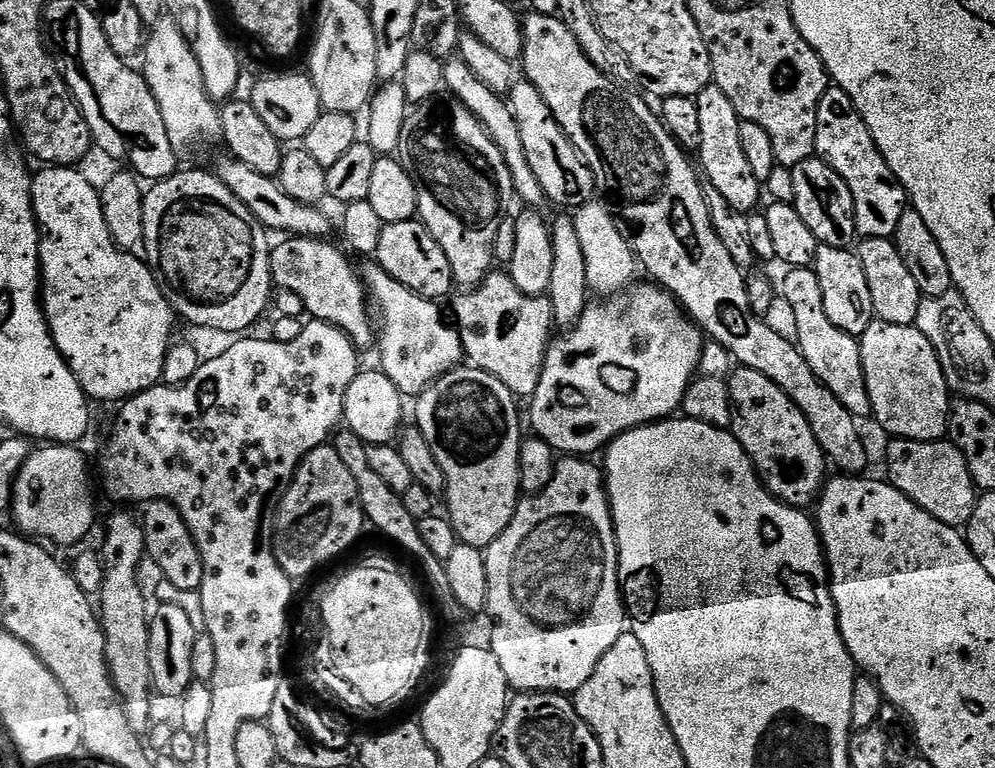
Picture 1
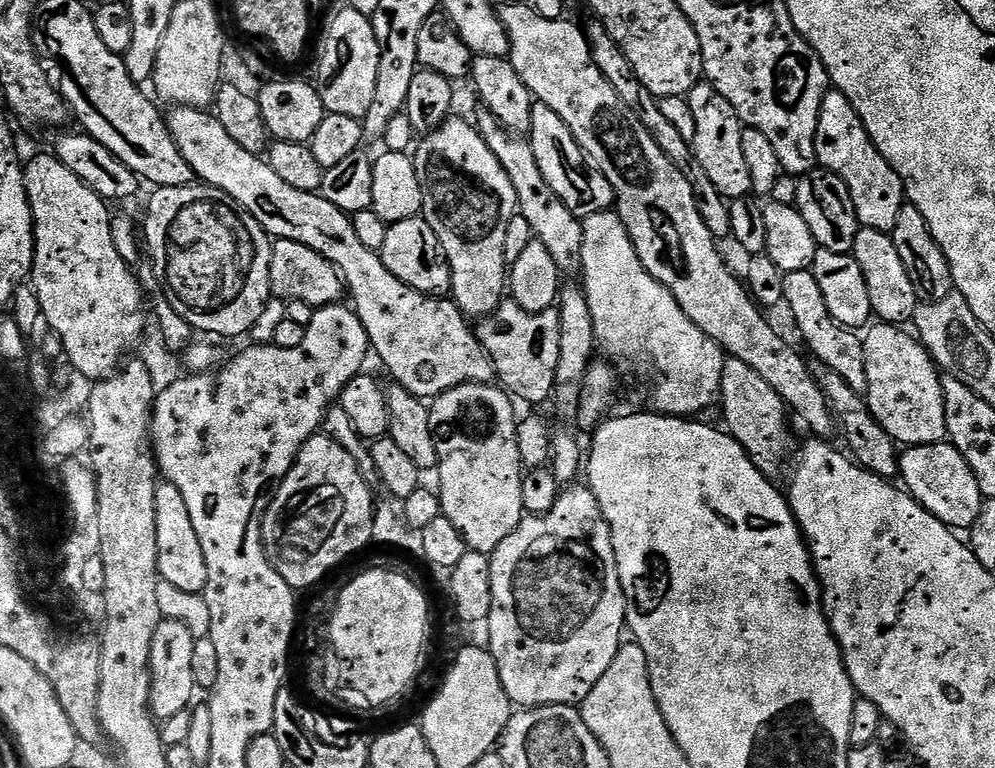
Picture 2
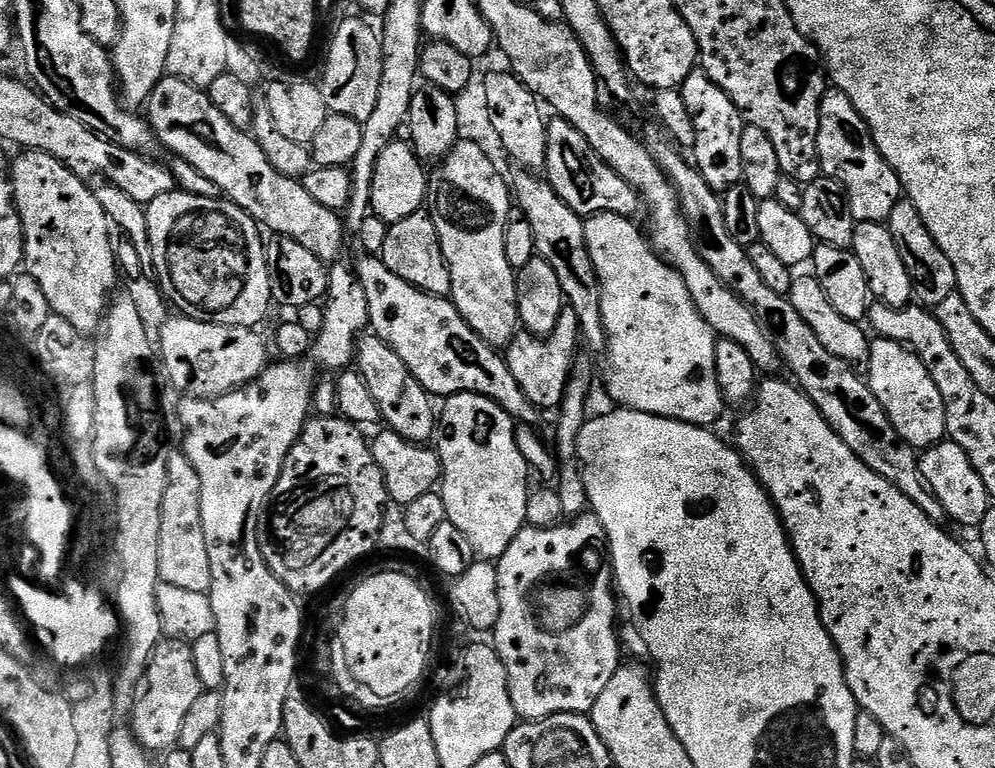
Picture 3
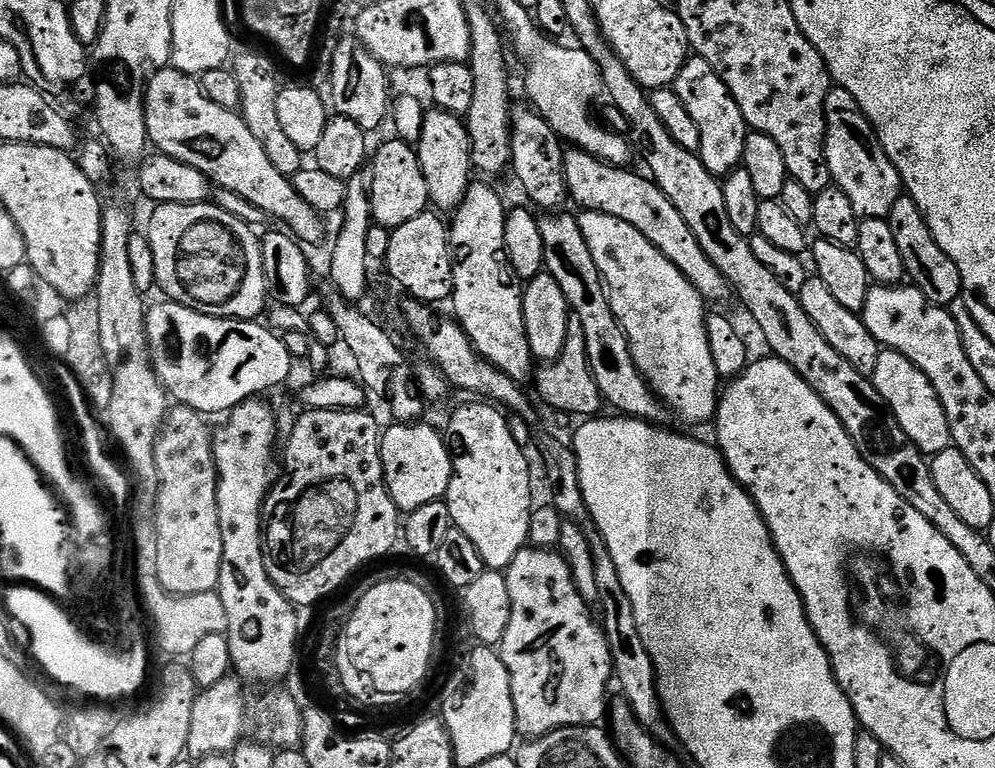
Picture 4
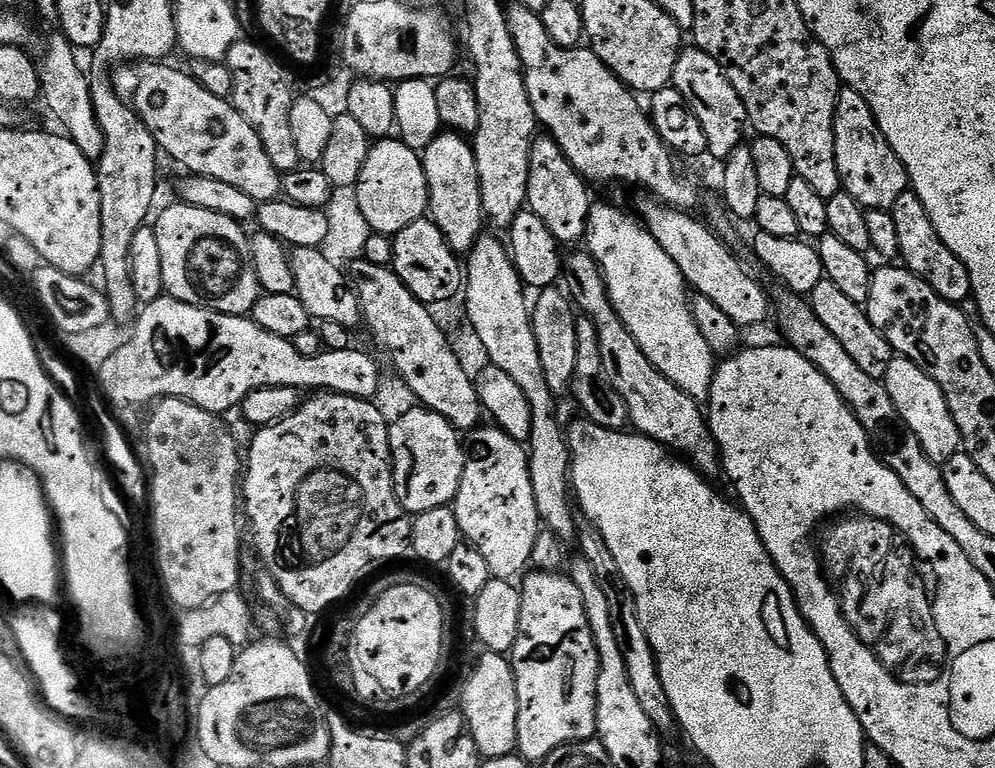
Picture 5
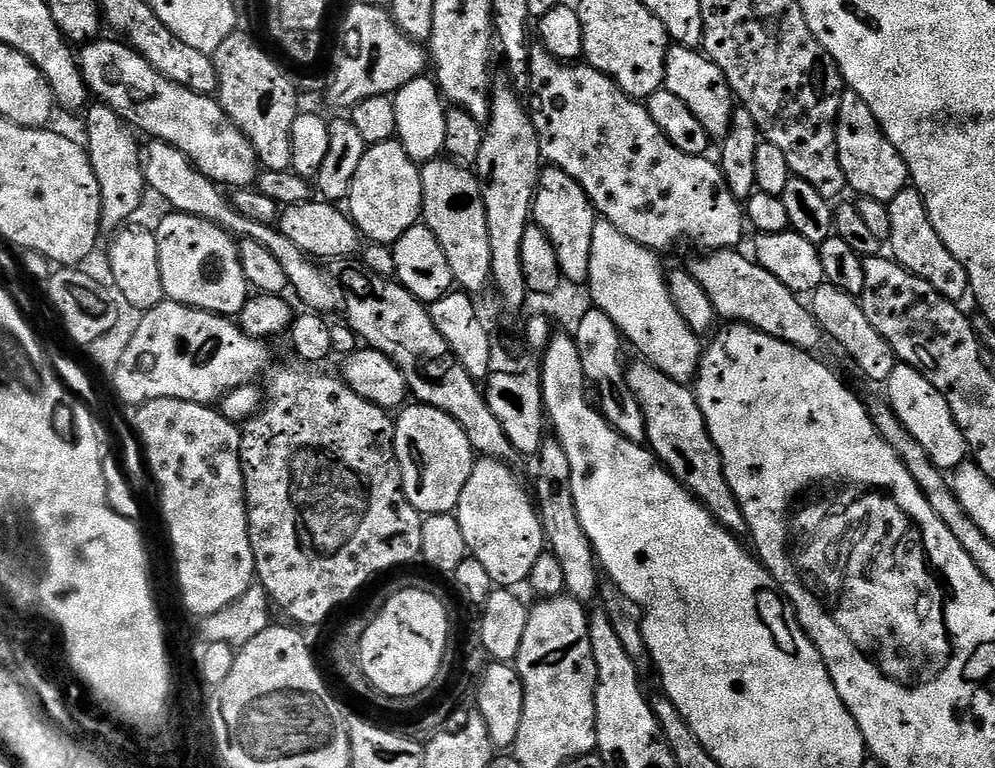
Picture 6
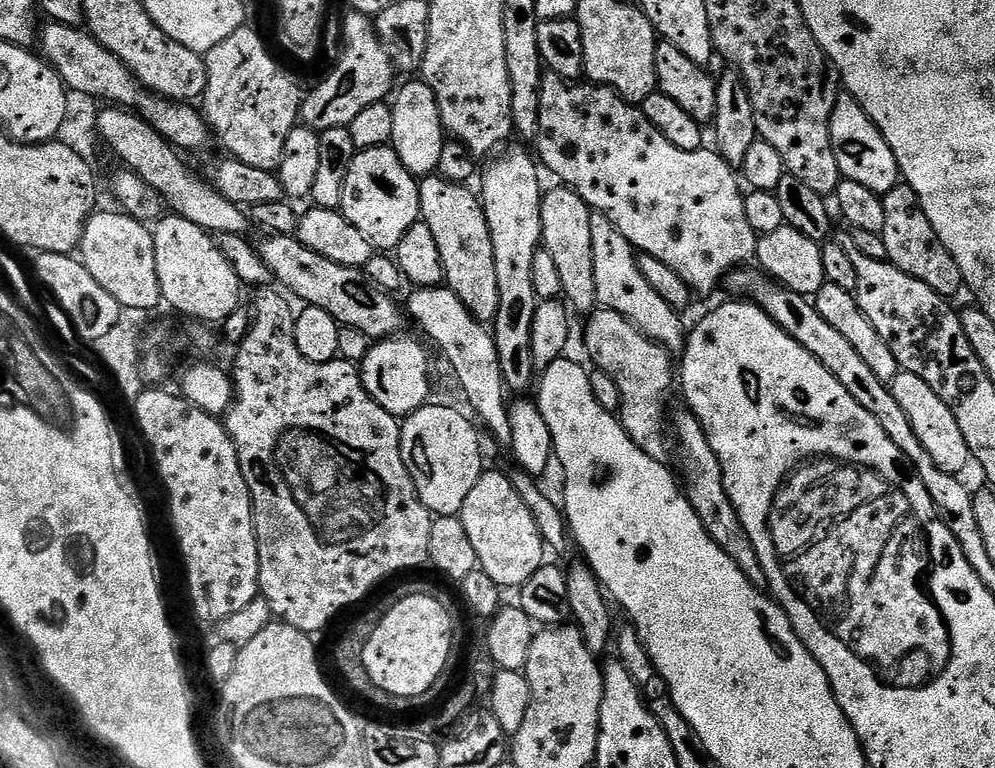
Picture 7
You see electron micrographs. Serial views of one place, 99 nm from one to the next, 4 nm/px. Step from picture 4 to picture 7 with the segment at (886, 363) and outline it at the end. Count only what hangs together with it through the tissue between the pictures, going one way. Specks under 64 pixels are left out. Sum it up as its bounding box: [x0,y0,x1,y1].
[890,370,970,476]

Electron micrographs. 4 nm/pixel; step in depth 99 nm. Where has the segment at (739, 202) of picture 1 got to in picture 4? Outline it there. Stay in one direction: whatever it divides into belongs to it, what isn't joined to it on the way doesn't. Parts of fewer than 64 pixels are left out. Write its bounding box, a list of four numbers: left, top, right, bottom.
[674,54,750,178]

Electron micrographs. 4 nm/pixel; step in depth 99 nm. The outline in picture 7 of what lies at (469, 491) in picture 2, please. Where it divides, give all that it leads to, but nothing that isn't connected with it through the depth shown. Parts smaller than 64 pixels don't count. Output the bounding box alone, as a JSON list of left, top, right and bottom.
[459,471,546,590]

